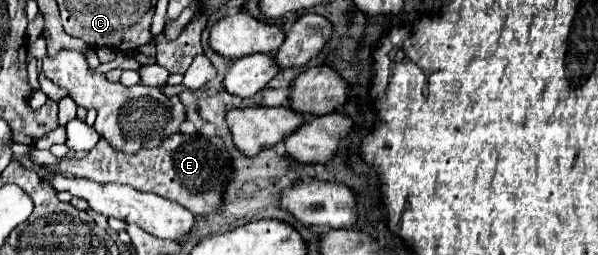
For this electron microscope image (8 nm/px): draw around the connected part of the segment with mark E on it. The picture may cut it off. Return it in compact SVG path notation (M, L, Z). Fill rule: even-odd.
M200 133L170 135L160 147L142 149L136 155L124 155L108 147L108 143L100 139L100 143L92 151L88 151L88 155L82 159L70 159L70 161L56 159L52 157L50 151L38 151L38 149L34 149L30 157L34 159L34 163L48 165L54 171L58 167L60 175L68 179L92 179L96 183L124 183L132 185L138 191L164 195L166 199L184 205L194 215L210 215L212 211L220 211L220 207L224 205L226 185L234 173L232 157L222 137L204 137Z

